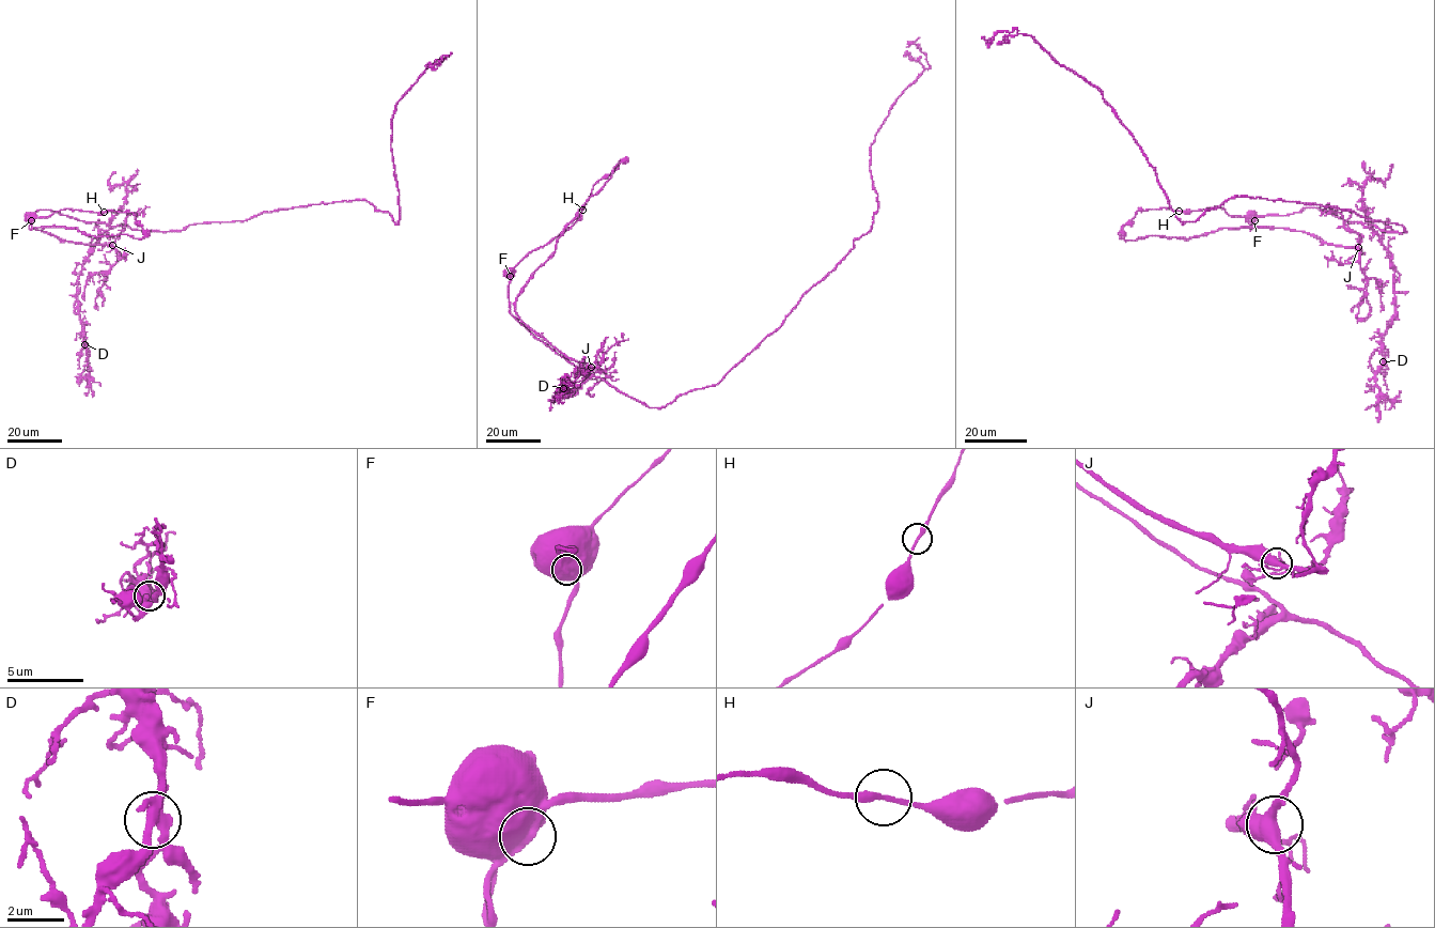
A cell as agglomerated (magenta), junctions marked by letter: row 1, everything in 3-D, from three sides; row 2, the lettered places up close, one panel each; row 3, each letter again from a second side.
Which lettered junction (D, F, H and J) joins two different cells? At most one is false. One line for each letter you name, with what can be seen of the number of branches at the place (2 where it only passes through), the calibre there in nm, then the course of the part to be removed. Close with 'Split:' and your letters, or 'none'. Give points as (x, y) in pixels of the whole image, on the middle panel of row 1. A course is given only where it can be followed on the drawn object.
Split: none

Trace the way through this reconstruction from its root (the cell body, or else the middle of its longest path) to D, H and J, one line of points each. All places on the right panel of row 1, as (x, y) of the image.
D: (1251, 216), (1320, 207), (1348, 222), (1361, 222), (1379, 237), (1394, 268), (1395, 307), (1383, 339), (1383, 361)
H: (1251, 216), (1232, 216), (1220, 206), (1179, 211)
J: (1251, 216), (1220, 206), (1138, 211), (1121, 234), (1282, 228), (1358, 247)

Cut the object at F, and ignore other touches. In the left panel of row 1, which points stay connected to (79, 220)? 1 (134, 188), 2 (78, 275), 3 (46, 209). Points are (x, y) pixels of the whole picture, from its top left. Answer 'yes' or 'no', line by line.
1: yes
2: yes
3: yes

